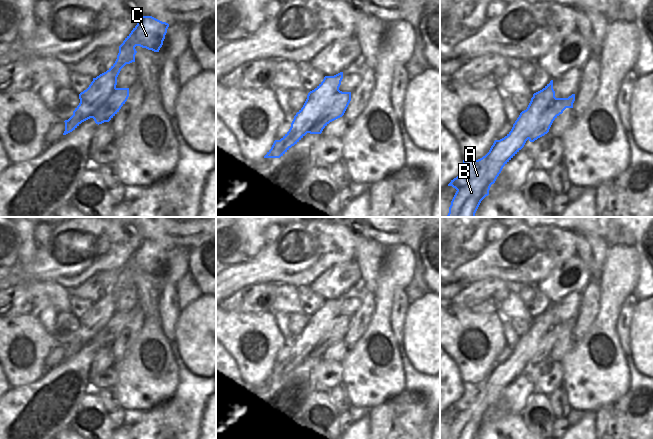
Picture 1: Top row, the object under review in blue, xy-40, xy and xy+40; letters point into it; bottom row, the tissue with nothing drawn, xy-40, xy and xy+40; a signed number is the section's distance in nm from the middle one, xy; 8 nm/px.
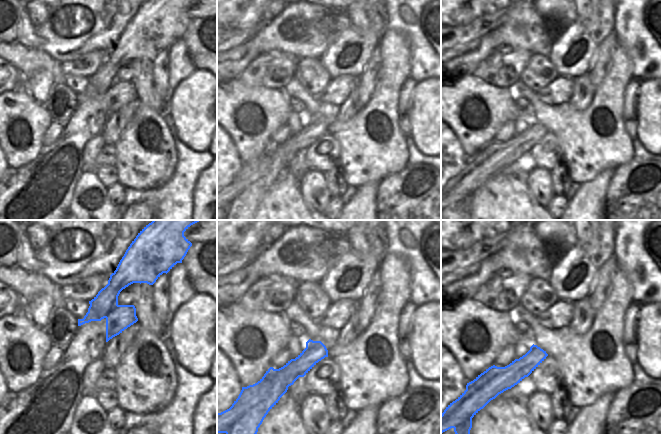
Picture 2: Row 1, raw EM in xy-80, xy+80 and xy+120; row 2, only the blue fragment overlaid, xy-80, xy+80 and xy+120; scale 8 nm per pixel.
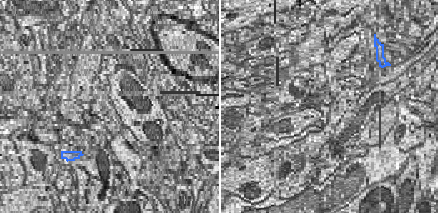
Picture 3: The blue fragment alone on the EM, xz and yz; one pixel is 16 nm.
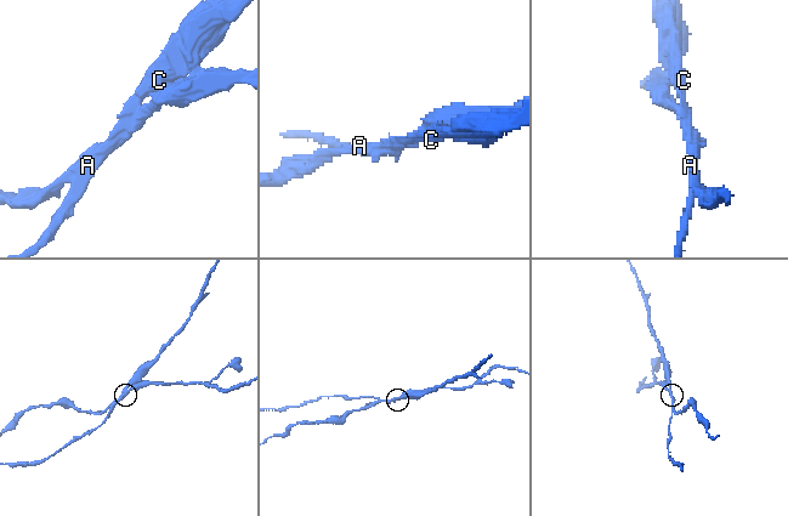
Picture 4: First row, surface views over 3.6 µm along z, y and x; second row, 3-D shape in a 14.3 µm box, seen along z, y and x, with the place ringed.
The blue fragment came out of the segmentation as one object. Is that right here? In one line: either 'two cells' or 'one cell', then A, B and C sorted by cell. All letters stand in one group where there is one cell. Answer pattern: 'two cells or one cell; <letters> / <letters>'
two cells; A / B C

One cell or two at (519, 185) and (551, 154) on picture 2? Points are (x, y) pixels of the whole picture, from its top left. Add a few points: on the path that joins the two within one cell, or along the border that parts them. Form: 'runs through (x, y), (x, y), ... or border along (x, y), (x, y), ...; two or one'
border along (532, 162), (534, 166); two

